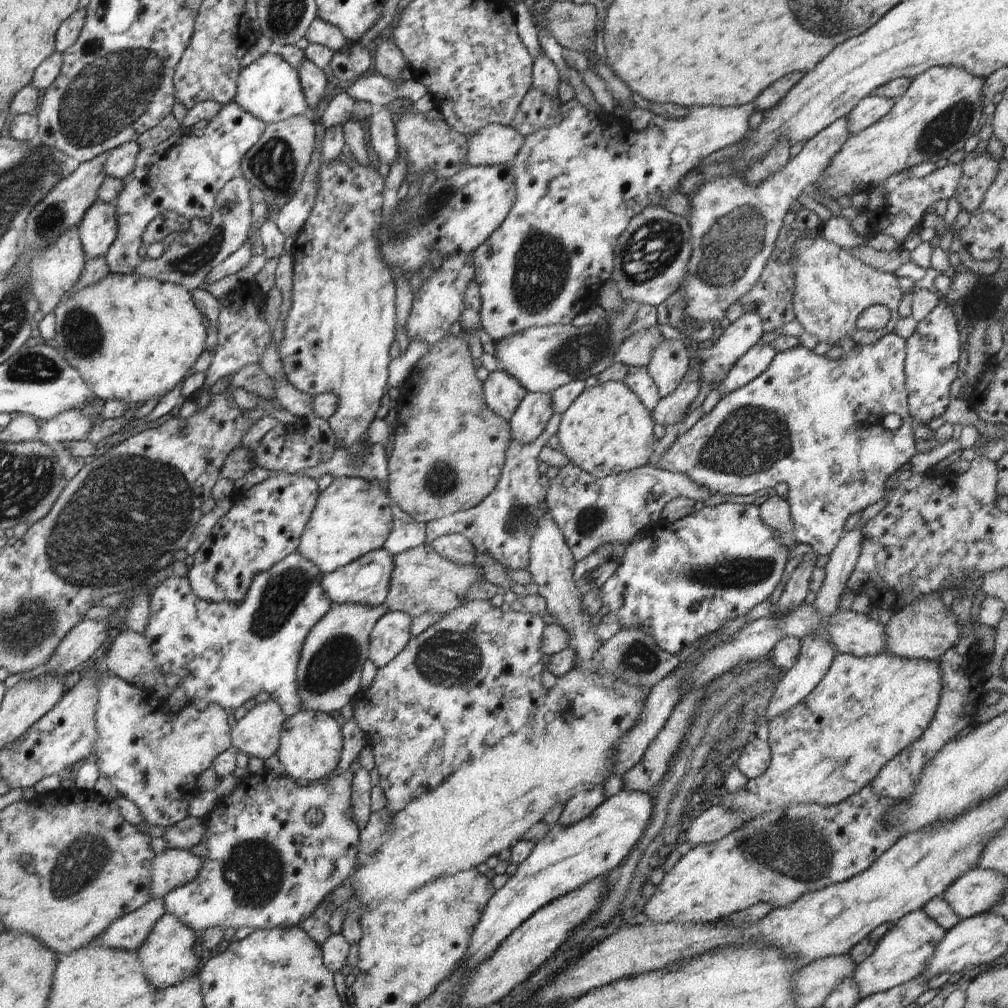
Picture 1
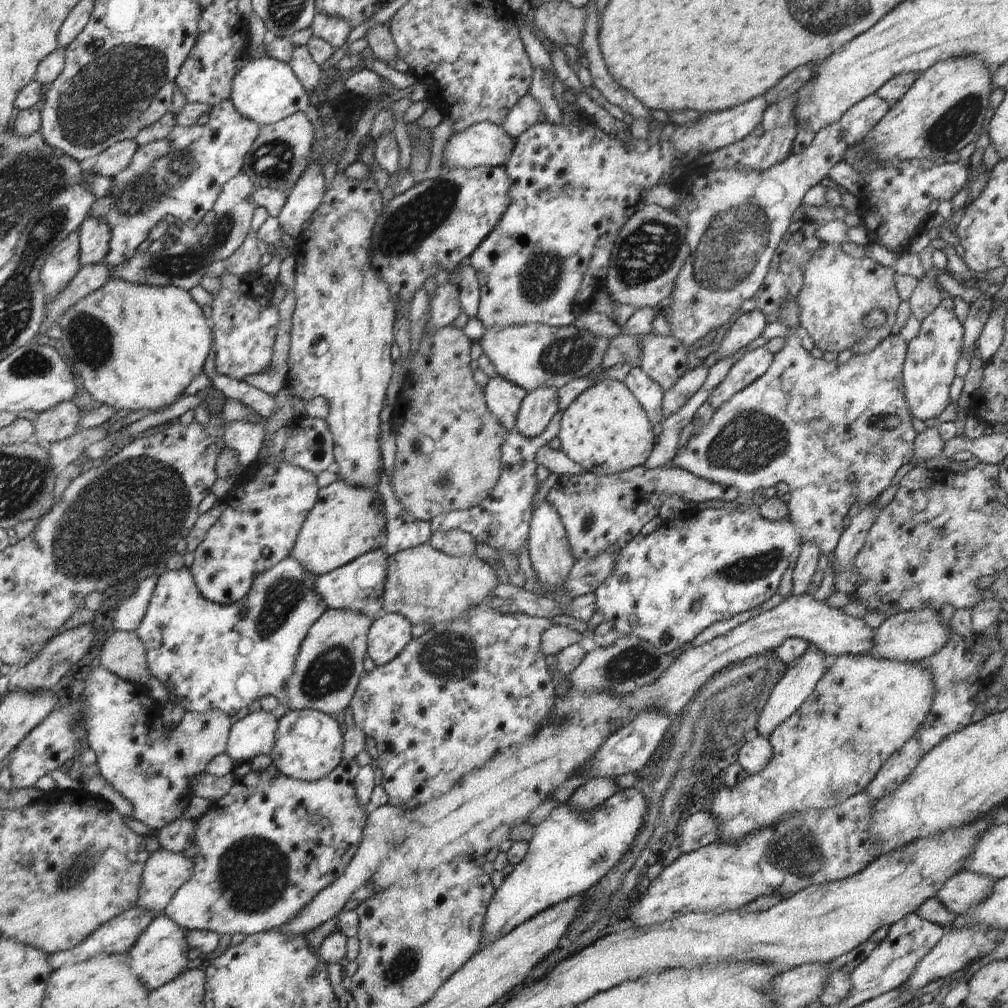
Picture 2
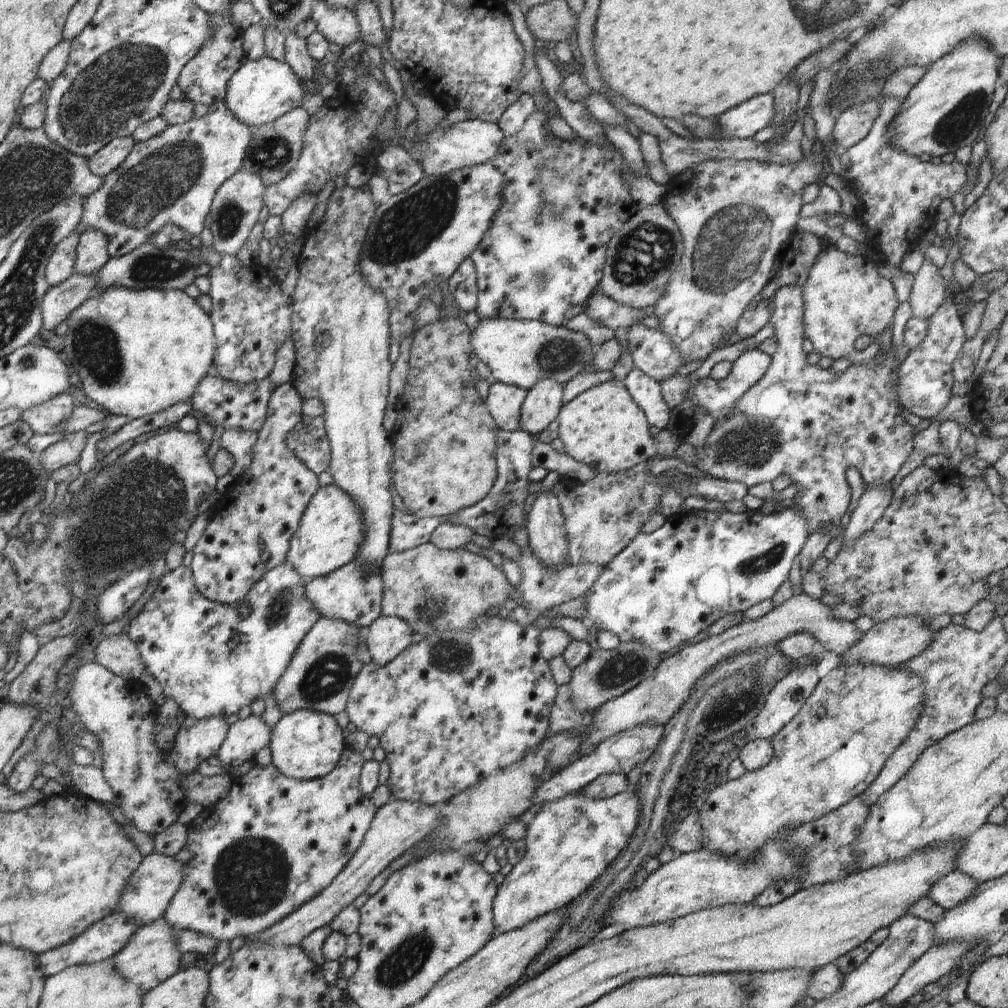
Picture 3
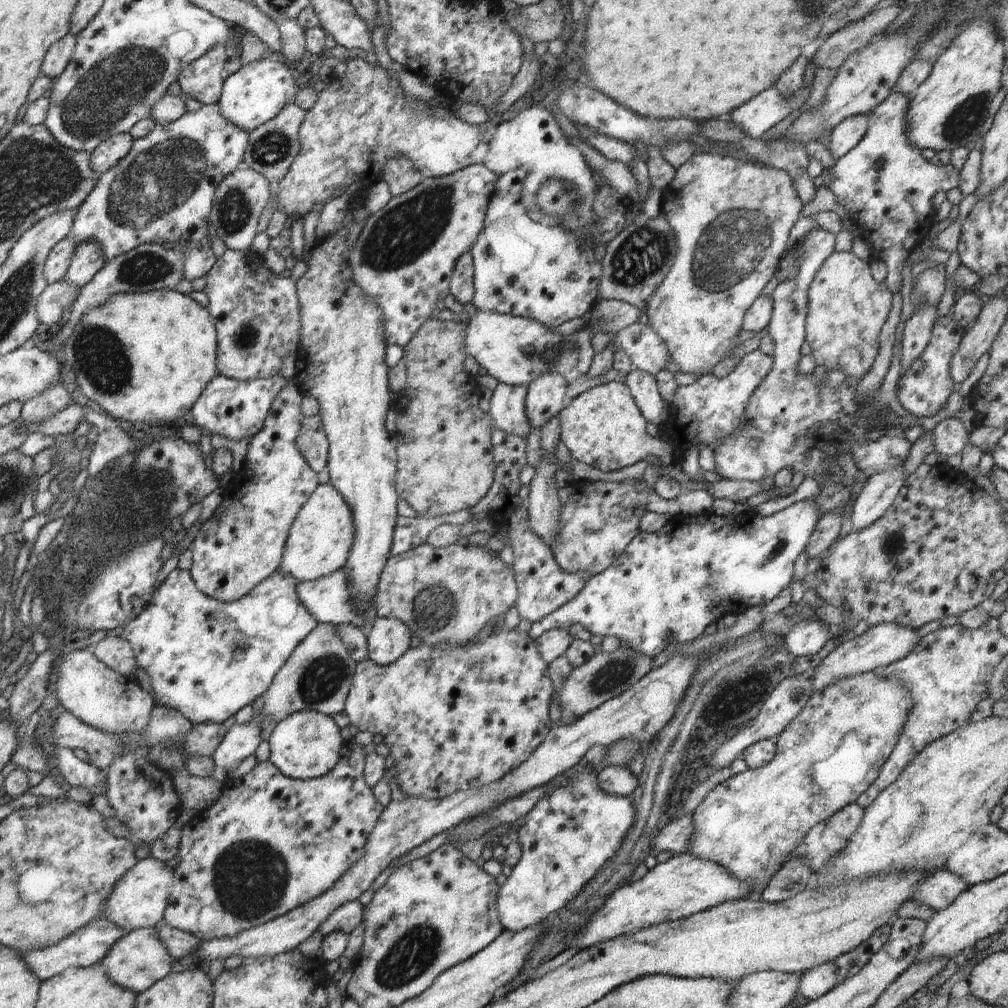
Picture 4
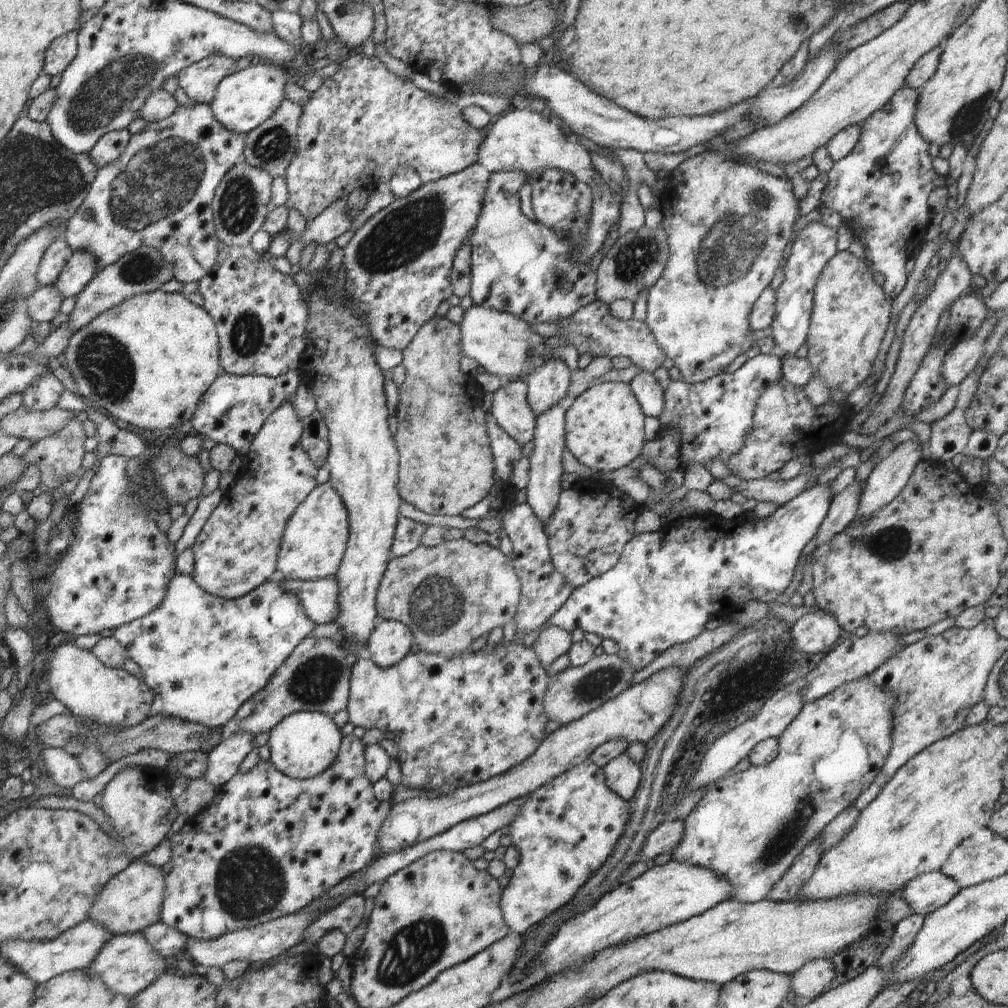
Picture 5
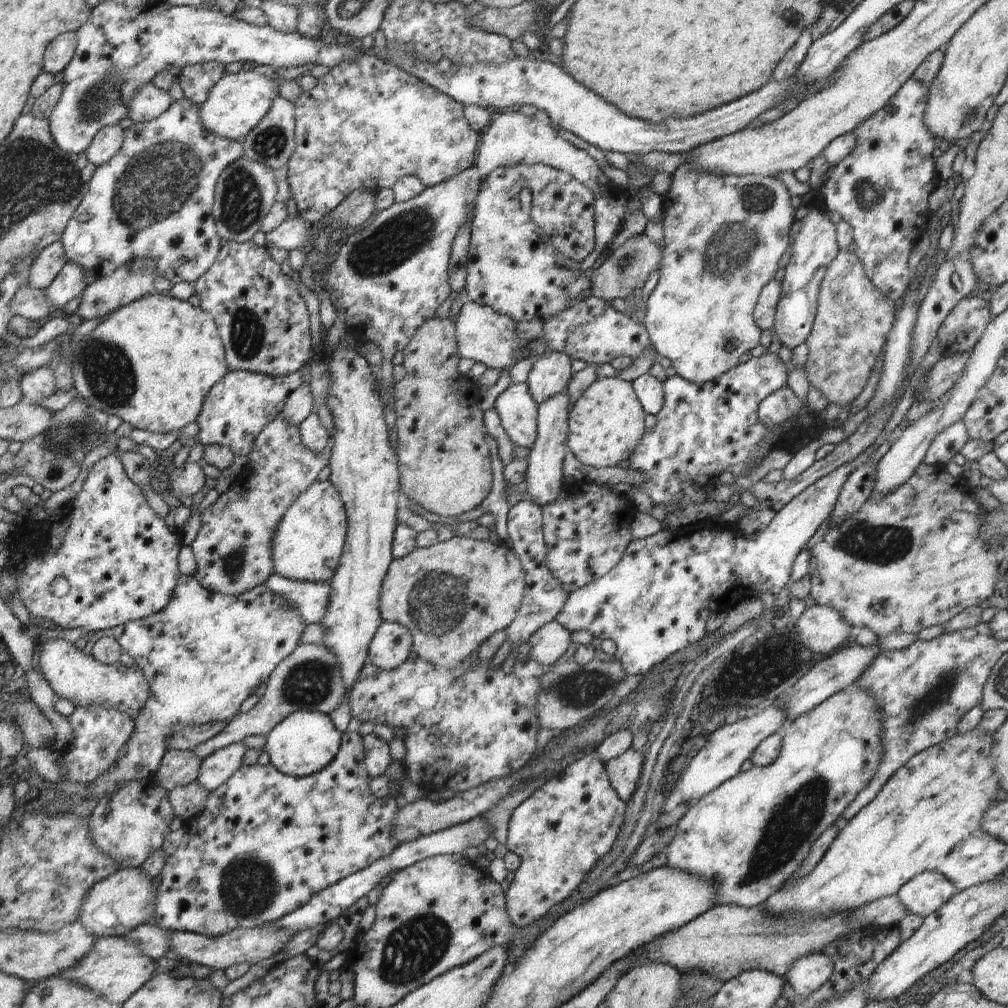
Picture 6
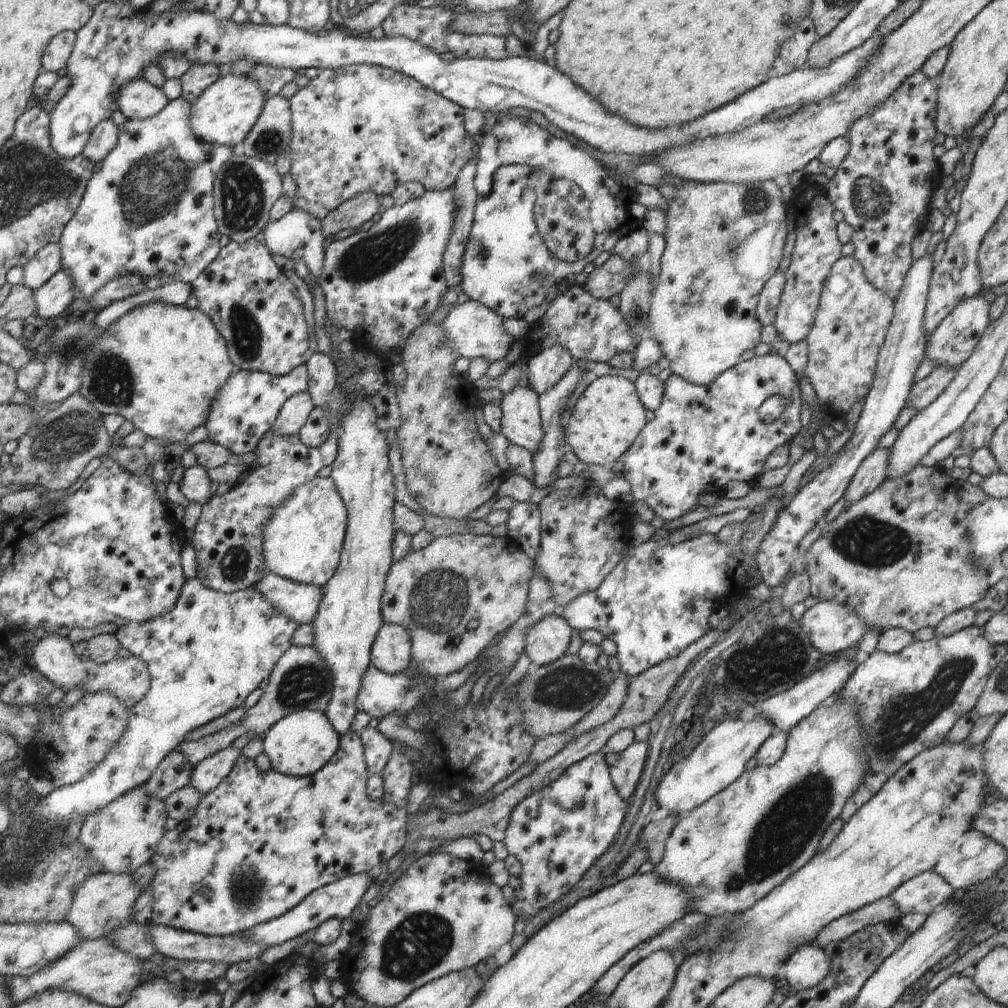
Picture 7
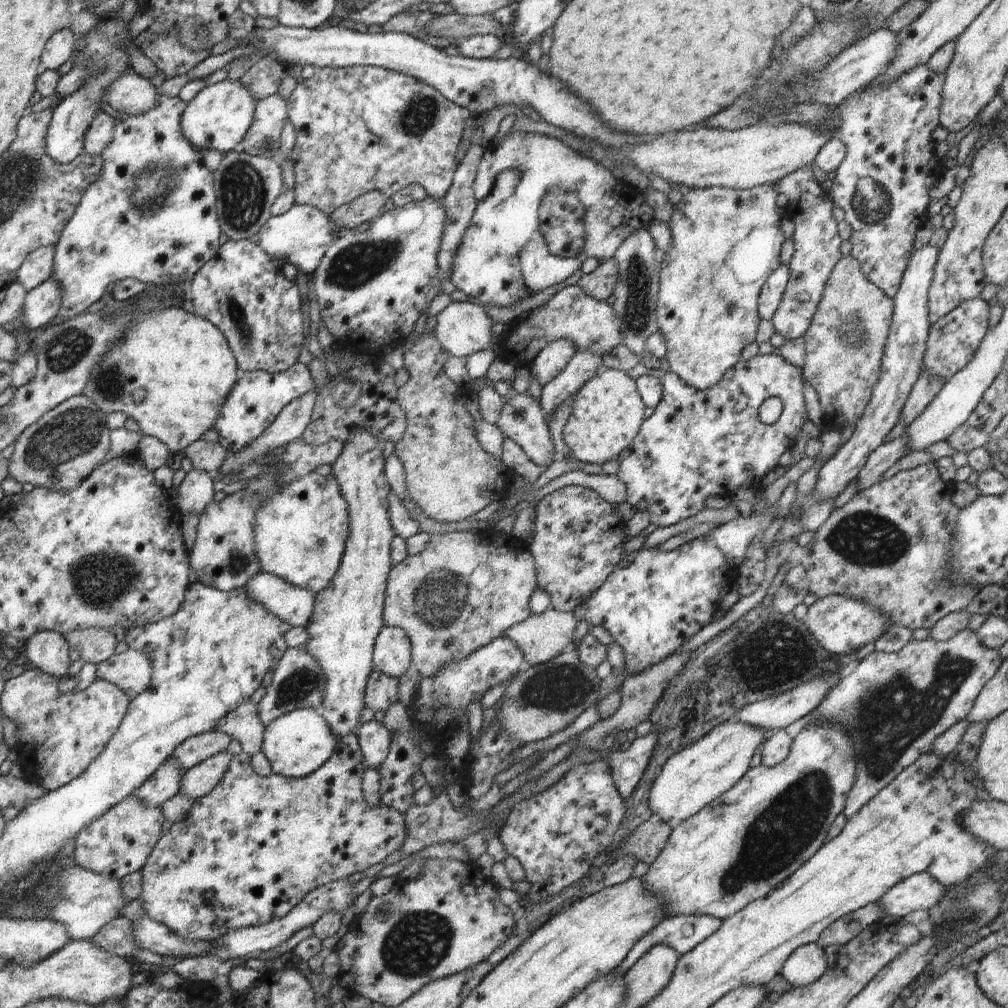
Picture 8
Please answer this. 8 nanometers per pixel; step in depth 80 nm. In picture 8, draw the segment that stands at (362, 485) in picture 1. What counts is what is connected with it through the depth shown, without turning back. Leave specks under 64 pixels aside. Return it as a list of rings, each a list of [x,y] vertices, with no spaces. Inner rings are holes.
[[[314,471],[290,484],[277,483],[275,491],[262,502],[253,523],[255,553],[262,573],[270,573],[316,594],[328,586],[338,572],[349,531],[346,499],[342,496],[336,477],[330,473],[322,476]]]

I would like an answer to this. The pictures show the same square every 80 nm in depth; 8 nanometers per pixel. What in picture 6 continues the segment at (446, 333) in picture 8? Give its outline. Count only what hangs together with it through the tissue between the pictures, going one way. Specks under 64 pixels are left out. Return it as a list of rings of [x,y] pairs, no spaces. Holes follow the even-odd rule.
[[[469,301],[462,306],[455,321],[457,347],[459,356],[472,359],[475,363],[482,362],[487,368],[494,370],[511,370],[520,360],[528,358],[529,342],[518,338],[515,320],[509,316],[499,314],[488,305],[479,305]]]

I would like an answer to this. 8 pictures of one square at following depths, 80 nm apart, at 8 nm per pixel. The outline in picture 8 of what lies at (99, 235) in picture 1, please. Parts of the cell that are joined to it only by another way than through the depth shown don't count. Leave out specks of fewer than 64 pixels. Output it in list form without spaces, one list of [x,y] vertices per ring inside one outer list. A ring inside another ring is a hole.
[[[50,277],[36,288],[27,291],[22,320],[29,329],[41,330],[59,314],[63,301],[61,286]]]

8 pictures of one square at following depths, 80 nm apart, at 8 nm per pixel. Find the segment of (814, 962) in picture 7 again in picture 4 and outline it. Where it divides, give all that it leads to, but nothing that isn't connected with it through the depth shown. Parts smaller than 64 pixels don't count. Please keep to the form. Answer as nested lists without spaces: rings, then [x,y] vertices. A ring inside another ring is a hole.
[[[828,962],[814,966],[800,975],[798,992],[808,1001],[817,1000],[839,984],[836,964]]]

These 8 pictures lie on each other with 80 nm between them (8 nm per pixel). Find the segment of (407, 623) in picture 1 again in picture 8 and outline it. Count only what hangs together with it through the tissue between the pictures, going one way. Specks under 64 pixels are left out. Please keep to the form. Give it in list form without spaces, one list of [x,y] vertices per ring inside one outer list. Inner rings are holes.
[[[384,625],[373,648],[373,668],[389,677],[399,678],[411,664],[411,642],[400,627]]]

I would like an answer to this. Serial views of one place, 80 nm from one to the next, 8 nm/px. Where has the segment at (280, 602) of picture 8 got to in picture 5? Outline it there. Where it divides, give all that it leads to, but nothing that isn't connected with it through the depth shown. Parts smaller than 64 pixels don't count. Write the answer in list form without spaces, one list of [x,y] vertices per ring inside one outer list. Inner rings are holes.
[[[279,576],[279,581],[286,592],[297,597],[308,620],[312,620],[315,625],[332,623],[338,618],[339,592],[335,578],[298,581]]]

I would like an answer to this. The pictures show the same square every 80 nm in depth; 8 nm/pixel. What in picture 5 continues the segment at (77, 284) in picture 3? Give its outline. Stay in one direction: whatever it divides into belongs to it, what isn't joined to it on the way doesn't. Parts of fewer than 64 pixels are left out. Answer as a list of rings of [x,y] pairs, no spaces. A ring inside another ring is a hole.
[[[41,286],[28,298],[26,312],[32,321],[55,322],[60,319],[60,307],[65,298],[54,286]]]

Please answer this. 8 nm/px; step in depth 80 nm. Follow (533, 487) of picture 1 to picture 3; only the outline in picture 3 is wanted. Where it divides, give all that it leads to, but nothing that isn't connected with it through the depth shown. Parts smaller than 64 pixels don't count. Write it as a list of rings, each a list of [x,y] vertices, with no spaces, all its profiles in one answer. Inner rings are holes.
[[[553,420],[552,424],[538,436],[532,436],[521,430],[510,432],[499,429],[496,432],[498,472],[494,486],[479,503],[452,513],[449,515],[447,522],[451,525],[470,527],[474,534],[489,538],[492,541],[501,536],[512,539],[514,532],[518,530],[519,526],[524,525],[524,520],[527,519],[527,515],[524,514],[524,502],[529,495],[528,484],[530,484],[530,480],[528,480],[528,472],[534,468],[531,461],[532,448],[536,446],[536,440],[550,444],[558,438],[557,420]]]

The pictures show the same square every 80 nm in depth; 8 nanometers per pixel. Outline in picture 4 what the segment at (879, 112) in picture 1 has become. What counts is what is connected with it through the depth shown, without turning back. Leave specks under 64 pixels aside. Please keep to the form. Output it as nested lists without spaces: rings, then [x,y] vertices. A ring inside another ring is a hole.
[[[858,114],[858,116],[850,116],[848,120],[842,120],[842,123],[838,124],[834,130],[832,130],[832,134],[830,134],[830,152],[836,161],[842,156],[845,156],[855,148],[859,143],[860,140],[866,134],[866,130],[868,127],[867,124],[868,114]]]

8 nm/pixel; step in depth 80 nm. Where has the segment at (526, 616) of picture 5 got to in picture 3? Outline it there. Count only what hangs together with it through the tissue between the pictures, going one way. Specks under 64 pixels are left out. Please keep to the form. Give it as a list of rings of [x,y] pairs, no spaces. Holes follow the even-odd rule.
[[[529,546],[526,551],[521,550],[521,557],[517,564],[522,569],[522,581],[518,588],[523,595],[519,604],[527,610],[532,620],[539,617],[541,612],[553,606],[558,606],[578,597],[584,597],[605,569],[605,566],[598,563],[582,563],[568,565],[557,571],[553,567],[546,567],[541,563],[538,557],[534,556]]]

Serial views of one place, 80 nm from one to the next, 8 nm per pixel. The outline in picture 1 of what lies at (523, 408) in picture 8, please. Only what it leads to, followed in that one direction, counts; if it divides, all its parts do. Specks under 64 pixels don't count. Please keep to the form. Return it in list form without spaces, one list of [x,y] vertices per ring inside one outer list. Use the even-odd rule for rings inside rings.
[[[497,368],[483,382],[483,393],[492,412],[509,422],[520,401],[529,391],[504,369]]]

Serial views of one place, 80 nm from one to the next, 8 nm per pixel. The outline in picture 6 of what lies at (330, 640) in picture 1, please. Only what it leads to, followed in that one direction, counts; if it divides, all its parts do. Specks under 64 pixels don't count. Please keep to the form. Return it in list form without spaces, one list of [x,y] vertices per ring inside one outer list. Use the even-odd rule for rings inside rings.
[[[300,643],[272,671],[266,682],[266,691],[257,704],[247,713],[232,717],[220,734],[199,744],[192,752],[203,761],[213,752],[242,741],[246,736],[267,734],[287,716],[300,710],[318,711],[329,715],[347,700],[347,688],[341,677],[341,668],[336,655],[324,644]]]

